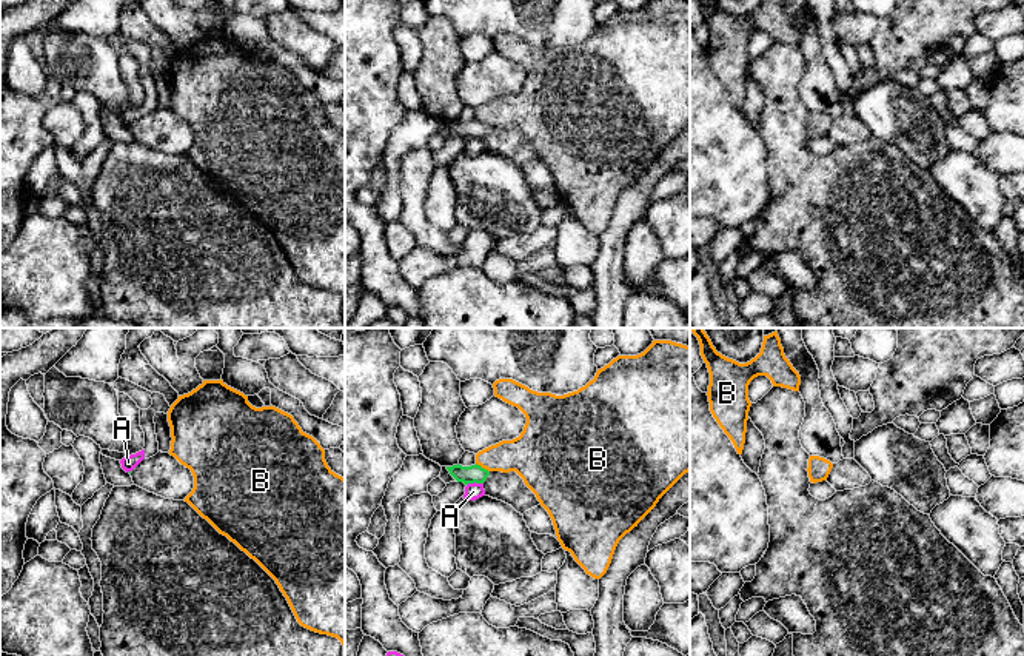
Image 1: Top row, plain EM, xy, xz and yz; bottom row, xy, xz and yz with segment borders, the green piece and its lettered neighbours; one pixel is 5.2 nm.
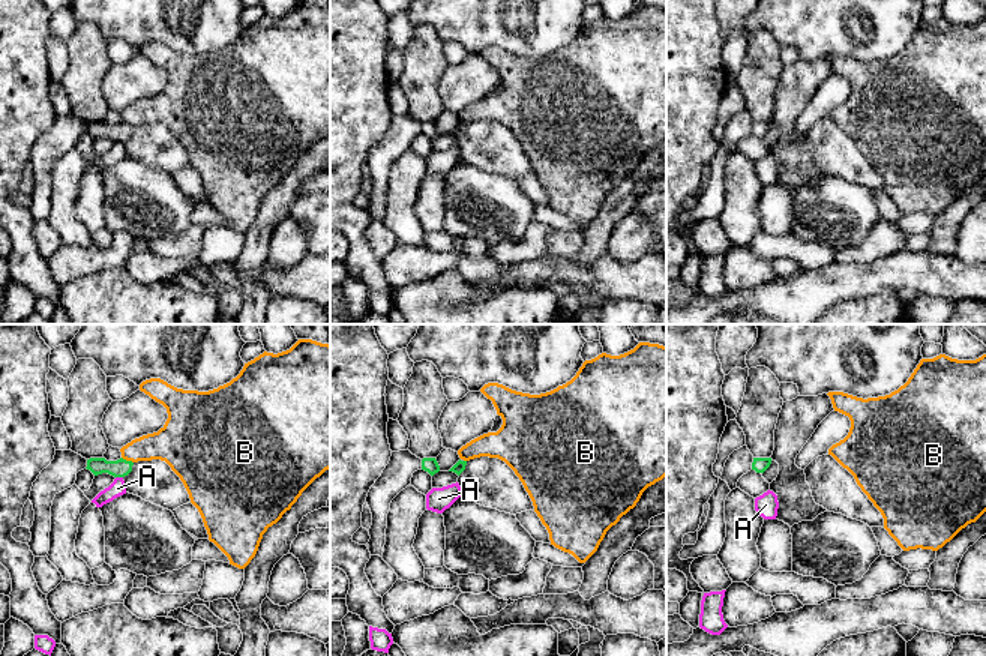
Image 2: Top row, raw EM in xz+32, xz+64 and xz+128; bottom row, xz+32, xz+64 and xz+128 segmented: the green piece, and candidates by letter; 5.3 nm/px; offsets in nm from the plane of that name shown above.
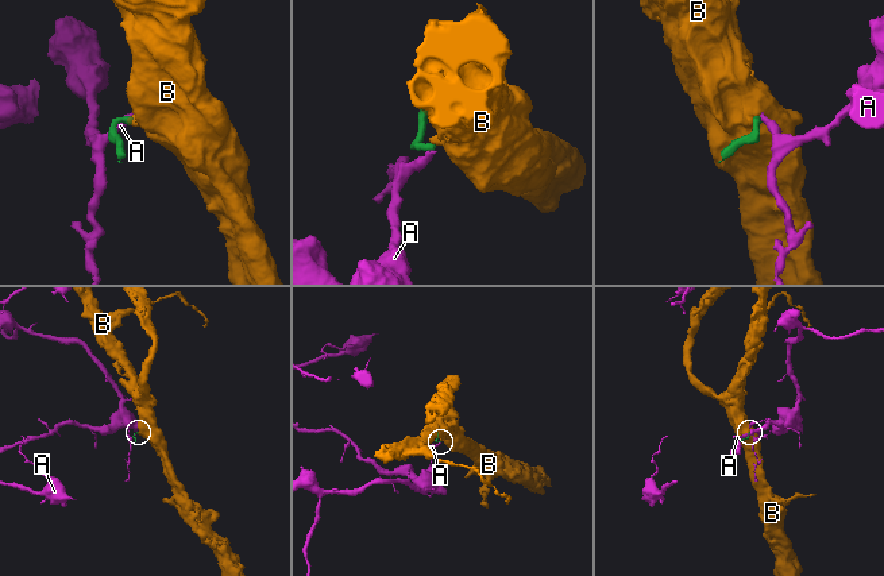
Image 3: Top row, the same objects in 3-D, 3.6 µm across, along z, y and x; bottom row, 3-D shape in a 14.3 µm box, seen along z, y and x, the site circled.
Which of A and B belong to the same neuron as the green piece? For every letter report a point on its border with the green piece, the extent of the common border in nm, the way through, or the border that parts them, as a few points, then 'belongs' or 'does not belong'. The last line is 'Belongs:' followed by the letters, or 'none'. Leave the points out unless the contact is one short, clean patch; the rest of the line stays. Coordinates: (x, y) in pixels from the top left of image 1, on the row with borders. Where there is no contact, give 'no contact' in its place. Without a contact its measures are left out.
A: contact xz (475, 481); length 90 nm; border xz (482, 482), (470, 482), (467, 485); does not belong
B: contact xz (481, 467); length 90 nm; border xz (476, 462), (488, 471); does not belong
Belongs: none

